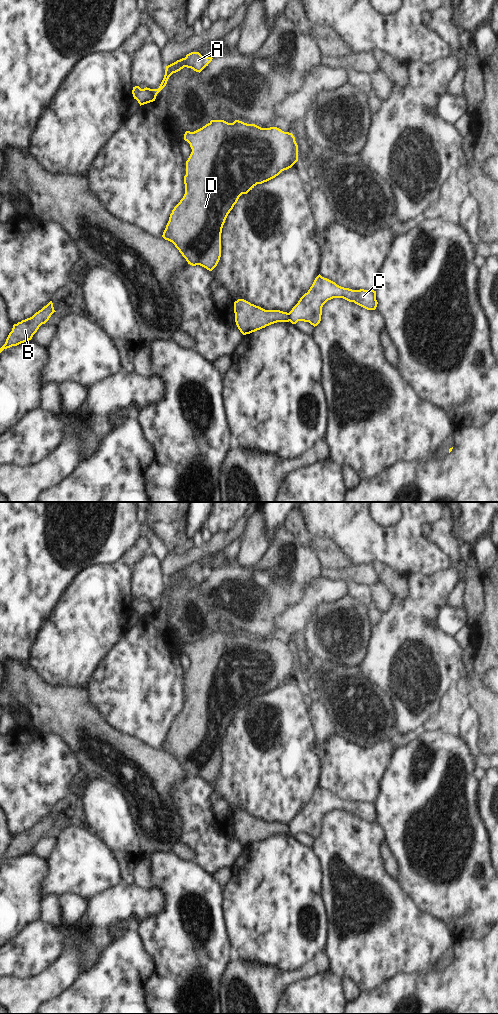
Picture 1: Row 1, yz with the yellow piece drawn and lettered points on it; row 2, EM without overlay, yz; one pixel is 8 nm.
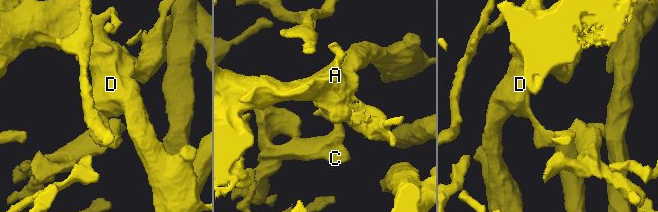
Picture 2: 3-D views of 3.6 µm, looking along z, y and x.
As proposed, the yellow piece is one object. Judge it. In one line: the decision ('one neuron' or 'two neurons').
two neurons

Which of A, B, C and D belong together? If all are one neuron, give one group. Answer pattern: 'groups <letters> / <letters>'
groups A B D / C

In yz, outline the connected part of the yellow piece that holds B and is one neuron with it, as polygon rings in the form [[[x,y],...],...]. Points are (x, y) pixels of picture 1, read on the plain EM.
[[[50,813],[32,829],[14,836],[12,843],[9,845],[6,851],[5,856],[0,860],[0,865],[4,861],[17,858],[21,855],[31,852],[39,839],[42,836],[45,836],[54,824],[56,823],[54,822],[52,813]]]

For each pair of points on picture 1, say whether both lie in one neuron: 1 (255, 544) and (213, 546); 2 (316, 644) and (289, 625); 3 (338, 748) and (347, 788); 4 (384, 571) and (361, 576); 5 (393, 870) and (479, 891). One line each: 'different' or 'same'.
1: different
2: different
3: same
4: different
5: different

